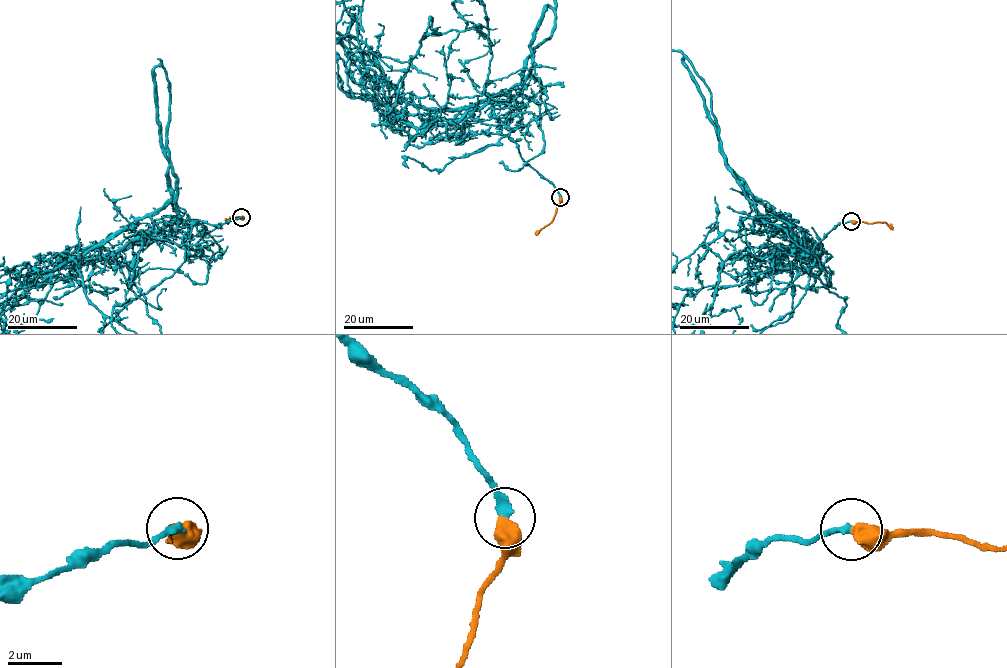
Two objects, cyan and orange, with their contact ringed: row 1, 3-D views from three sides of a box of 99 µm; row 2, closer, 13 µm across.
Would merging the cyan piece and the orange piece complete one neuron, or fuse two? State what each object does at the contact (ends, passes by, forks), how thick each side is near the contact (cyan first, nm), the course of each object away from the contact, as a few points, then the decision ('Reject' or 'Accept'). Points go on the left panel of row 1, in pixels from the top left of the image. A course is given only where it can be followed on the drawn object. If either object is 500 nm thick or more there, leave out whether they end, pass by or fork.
Thickness 280 nm (cyan) against 600 nm. Course of orange: (241, 217), (231, 217), (227, 224). Accept

